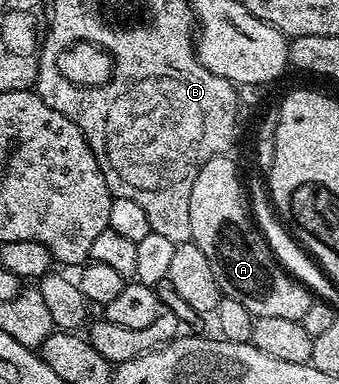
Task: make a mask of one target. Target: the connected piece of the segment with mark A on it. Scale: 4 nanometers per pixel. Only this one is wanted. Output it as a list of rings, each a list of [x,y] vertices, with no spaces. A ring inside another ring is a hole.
[[[227,154],[215,155],[202,165],[198,177],[194,177],[194,189],[190,189],[190,233],[191,242],[206,253],[206,261],[210,261],[210,270],[214,273],[214,281],[218,281],[221,296],[242,301],[246,309],[250,309],[253,317],[290,317],[301,319],[314,302],[314,296],[276,260],[270,244],[264,240],[262,232],[256,228],[252,215],[248,212],[248,199],[244,196],[244,187],[240,184],[240,171],[236,163],[228,159]]]

